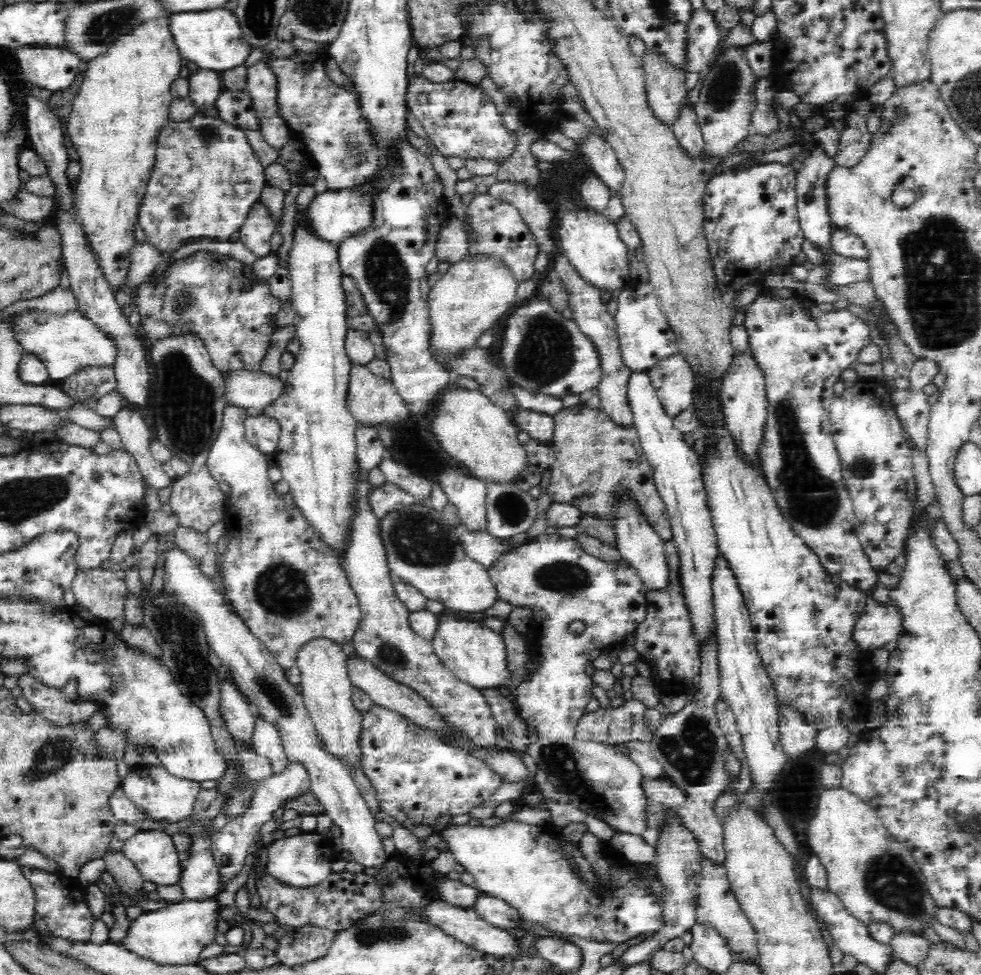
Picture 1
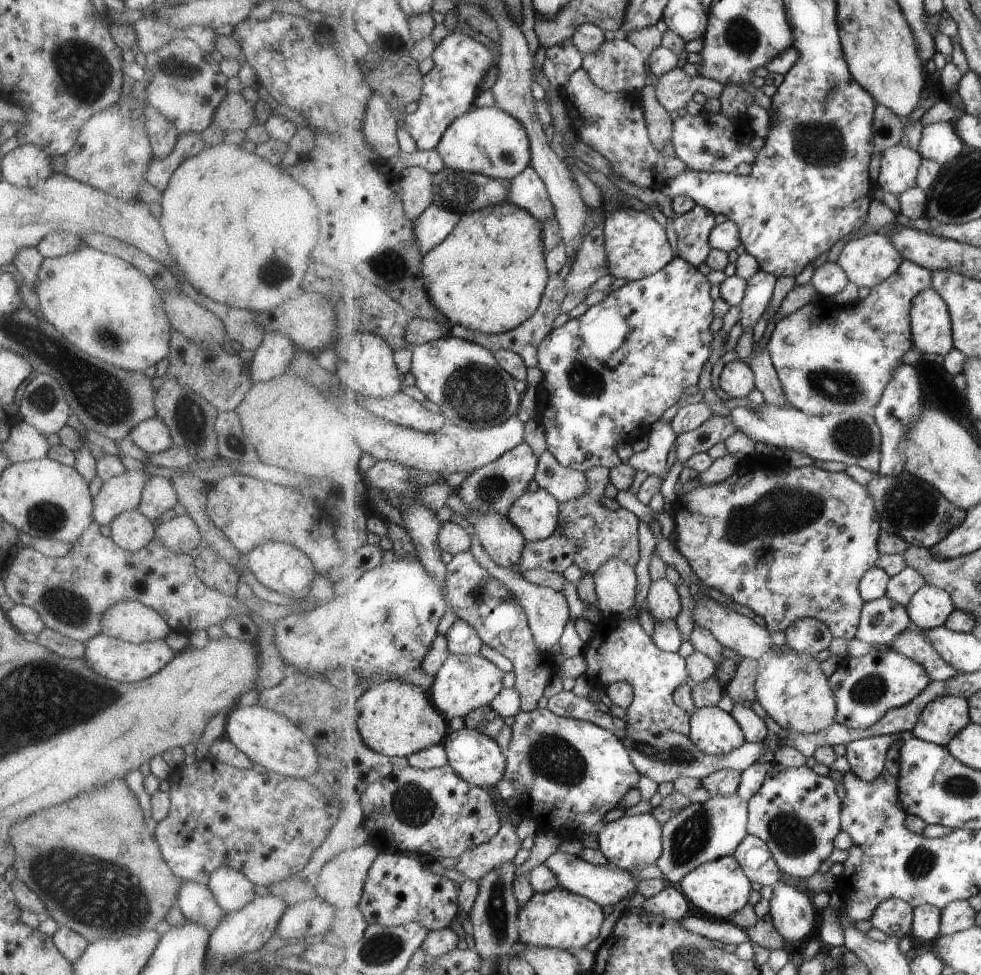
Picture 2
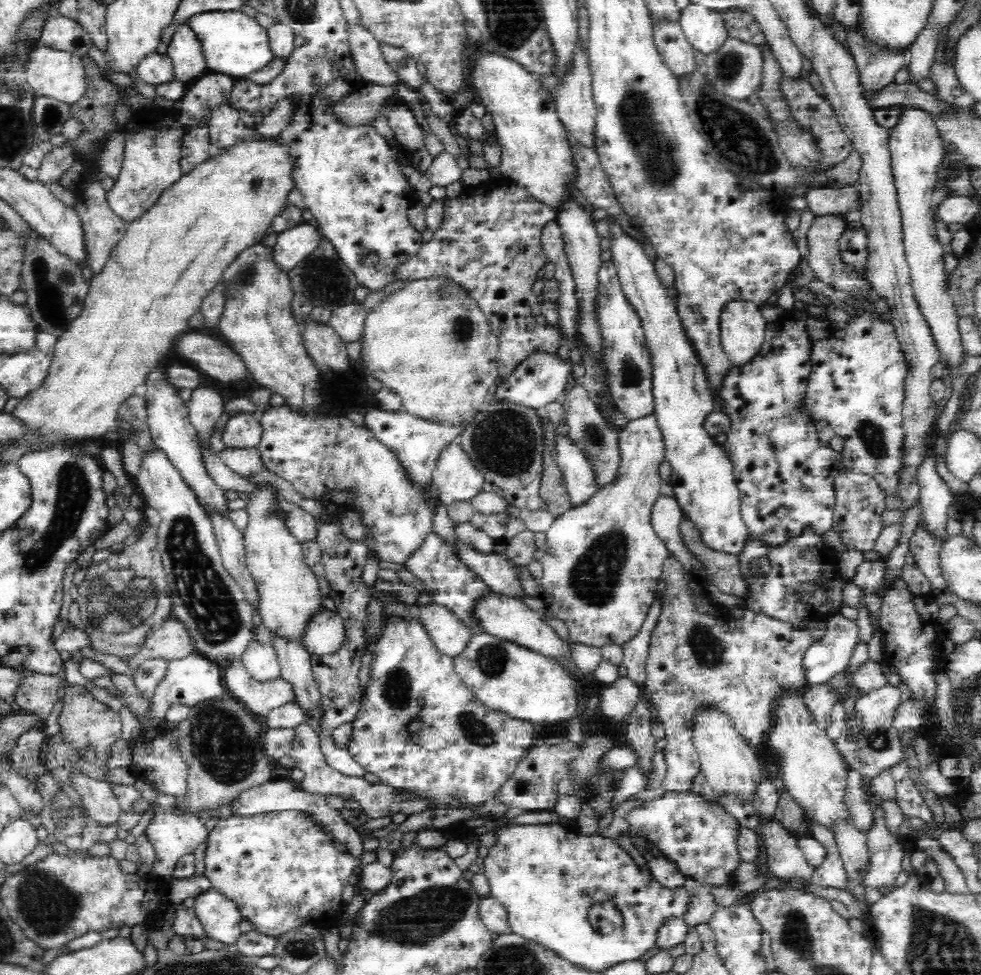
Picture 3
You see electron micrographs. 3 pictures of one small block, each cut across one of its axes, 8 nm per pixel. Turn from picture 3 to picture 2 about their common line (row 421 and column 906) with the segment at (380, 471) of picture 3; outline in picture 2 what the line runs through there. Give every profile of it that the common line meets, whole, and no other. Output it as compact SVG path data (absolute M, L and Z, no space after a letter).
M905 260L900 270L871 290L864 300L848 305L819 300L807 303L782 318L766 346L778 371L787 401L809 415L842 413L870 414L879 405L888 383L901 364L901 356L914 345L910 311L918 293L932 286L933 272L915 262Z

